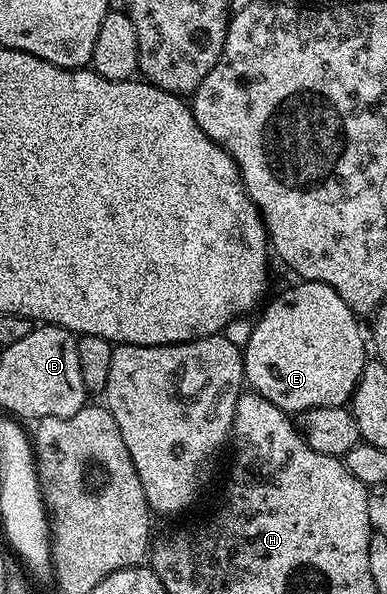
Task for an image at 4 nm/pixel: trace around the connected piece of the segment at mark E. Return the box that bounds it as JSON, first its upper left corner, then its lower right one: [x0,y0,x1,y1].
[242,280,368,414]

